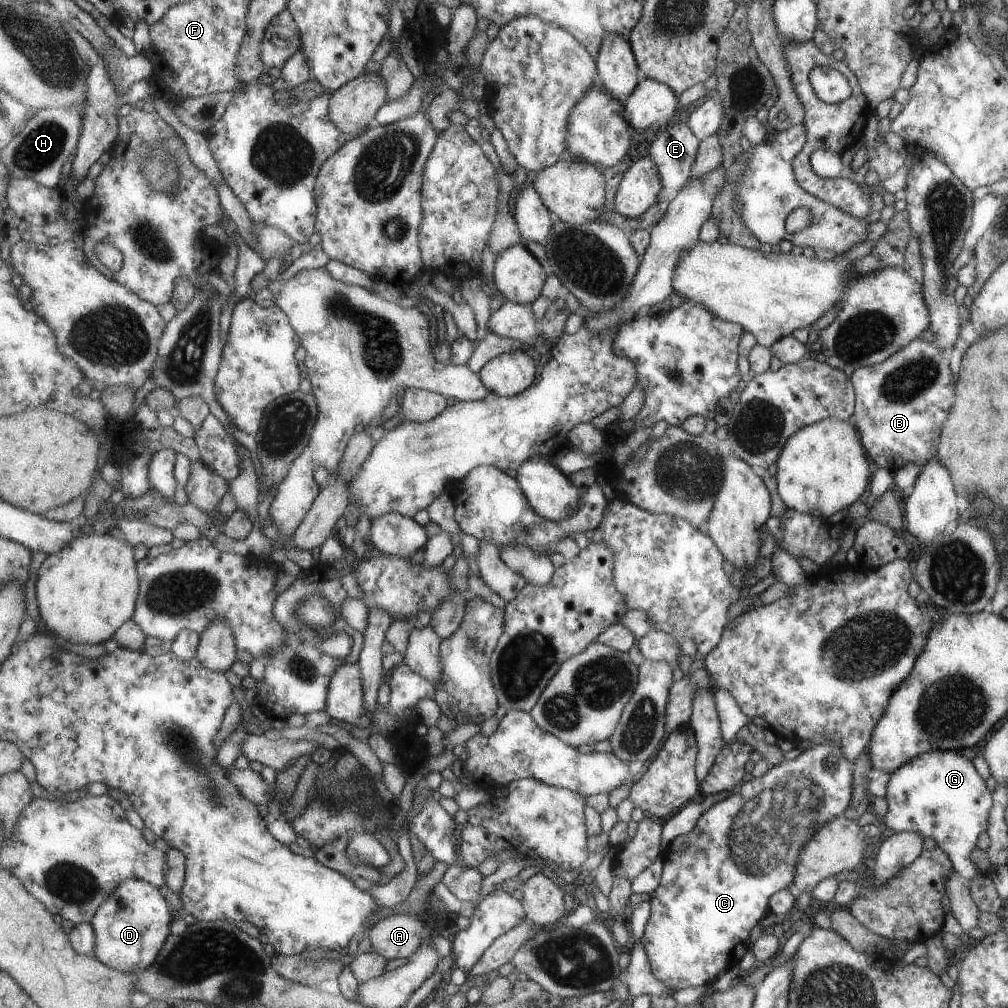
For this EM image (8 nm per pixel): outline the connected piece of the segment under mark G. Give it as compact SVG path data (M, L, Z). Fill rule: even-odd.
M930 750L904 762L886 782L887 812L880 819L891 832L911 831L932 838L951 861L952 868L965 882L979 874L970 854L977 837L989 826L992 792L971 764L958 751Z

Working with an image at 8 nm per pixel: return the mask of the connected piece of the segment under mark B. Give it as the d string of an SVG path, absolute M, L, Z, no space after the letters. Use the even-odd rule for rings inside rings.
M913 339L903 349L893 353L880 364L867 365L856 369L850 376L855 388L855 409L849 422L860 431L860 441L864 444L875 467L889 468L892 472L904 464L915 463L920 468L931 458L929 448L937 446L941 428L947 420L947 410L951 408L955 377L952 376L943 351L933 343Z

